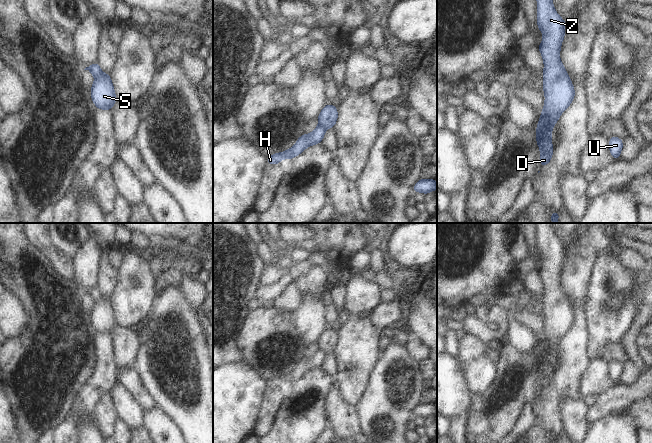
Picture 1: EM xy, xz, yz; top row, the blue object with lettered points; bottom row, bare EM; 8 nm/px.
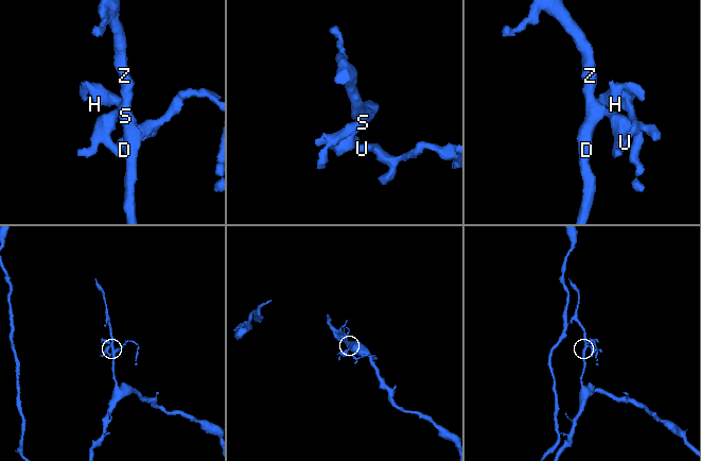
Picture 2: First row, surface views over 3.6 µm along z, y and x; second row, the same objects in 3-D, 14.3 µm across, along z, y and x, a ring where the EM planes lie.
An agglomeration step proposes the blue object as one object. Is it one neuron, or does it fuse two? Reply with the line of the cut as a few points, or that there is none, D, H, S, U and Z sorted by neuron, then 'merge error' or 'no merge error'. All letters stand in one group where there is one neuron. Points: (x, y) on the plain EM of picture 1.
cut in xy along (101, 295), (95, 303); D S Z / H U; merge error

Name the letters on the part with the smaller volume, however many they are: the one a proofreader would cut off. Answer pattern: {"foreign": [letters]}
{"foreign": ["H", "U"]}

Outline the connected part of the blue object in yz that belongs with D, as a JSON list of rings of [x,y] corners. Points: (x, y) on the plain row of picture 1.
[[[552,223],[537,224],[537,250],[543,258],[543,265],[537,269],[543,281],[543,315],[545,319],[544,331],[536,351],[536,365],[540,373],[540,389],[546,390],[553,380],[552,353],[561,338],[567,334],[575,321],[575,313],[571,303],[560,283],[561,268],[565,261],[566,245],[556,236]]]

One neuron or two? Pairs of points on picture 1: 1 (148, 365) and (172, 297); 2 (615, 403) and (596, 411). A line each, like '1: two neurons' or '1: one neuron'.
1: one neuron
2: one neuron

